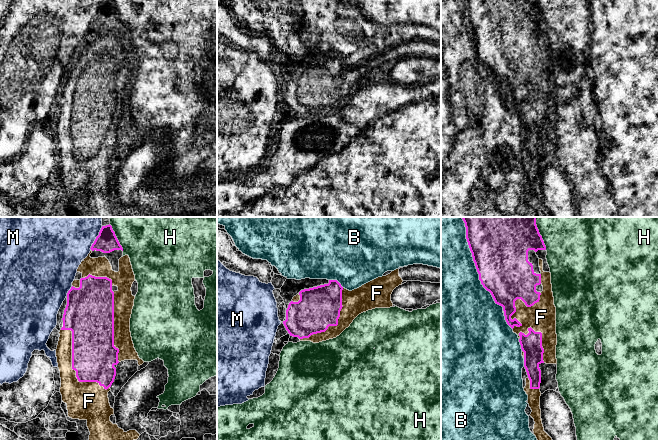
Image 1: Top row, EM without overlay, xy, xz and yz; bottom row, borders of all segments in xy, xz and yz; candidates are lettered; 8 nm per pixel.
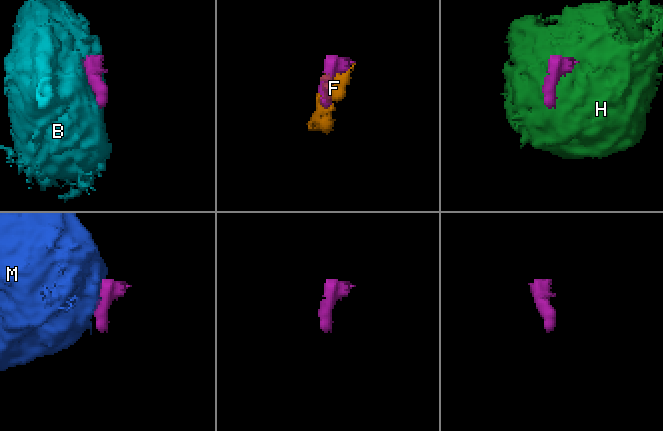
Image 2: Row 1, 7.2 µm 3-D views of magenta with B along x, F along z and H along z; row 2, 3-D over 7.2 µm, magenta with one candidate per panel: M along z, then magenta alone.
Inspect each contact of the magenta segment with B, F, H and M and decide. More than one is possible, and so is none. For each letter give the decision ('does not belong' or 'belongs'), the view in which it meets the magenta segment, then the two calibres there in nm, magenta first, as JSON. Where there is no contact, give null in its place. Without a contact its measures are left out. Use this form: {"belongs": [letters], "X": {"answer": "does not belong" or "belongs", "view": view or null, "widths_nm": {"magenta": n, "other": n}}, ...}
{"belongs": ["F"], "B": {"answer": "does not belong", "view": "yz", "widths_nm": {"magenta": 440, "other": 500}}, "F": {"answer": "belongs", "view": "xy", "widths_nm": {"magenta": 360, "other": 220}}, "H": {"answer": "does not belong", "view": "xy", "widths_nm": {"magenta": 170, "other": 340}}, "M": {"answer": "does not belong", "view": "xy", "widths_nm": {"magenta": 170, "other": 360}}}

